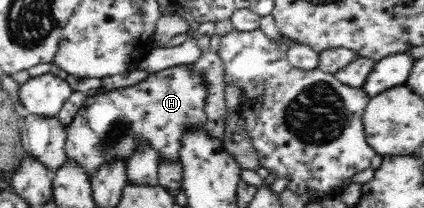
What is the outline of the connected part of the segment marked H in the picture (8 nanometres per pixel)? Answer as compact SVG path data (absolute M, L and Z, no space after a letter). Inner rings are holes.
M189 65L175 66L149 74L135 86L87 97L66 128L67 162L81 166L93 178L101 166L113 162L127 164L137 148L151 145L160 164L179 164L184 134L203 129L207 122L205 105L209 90L203 76L202 71L193 70Z

